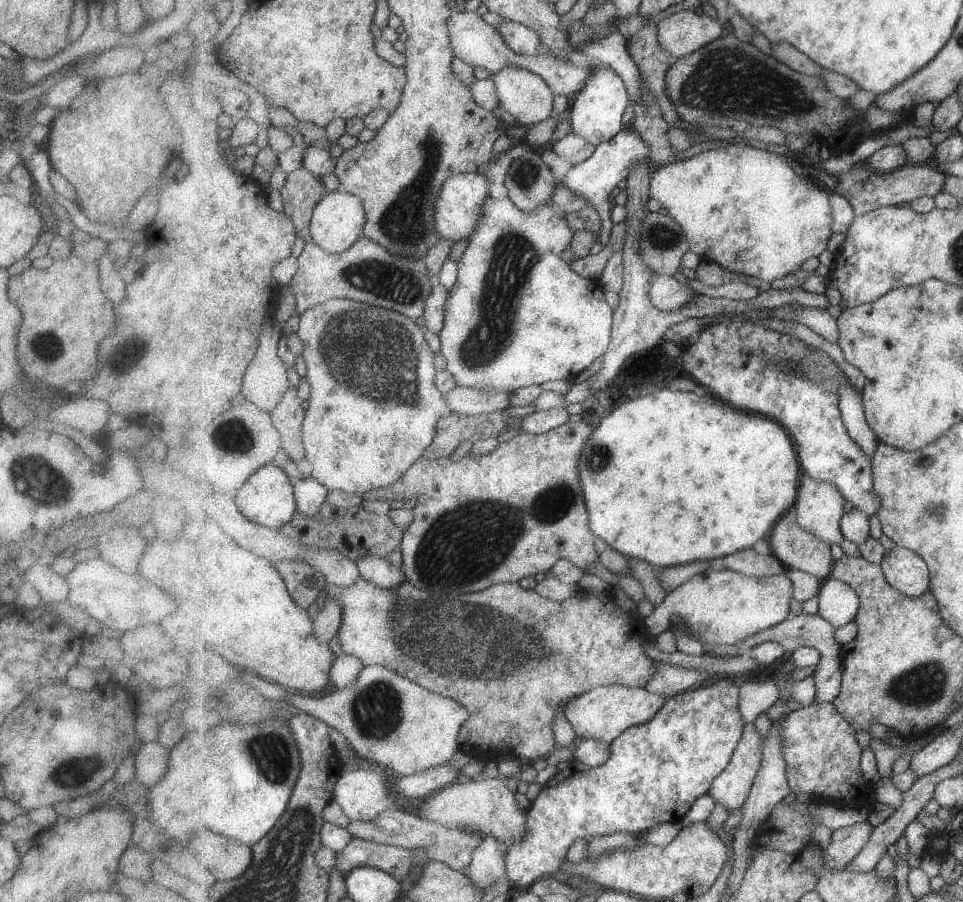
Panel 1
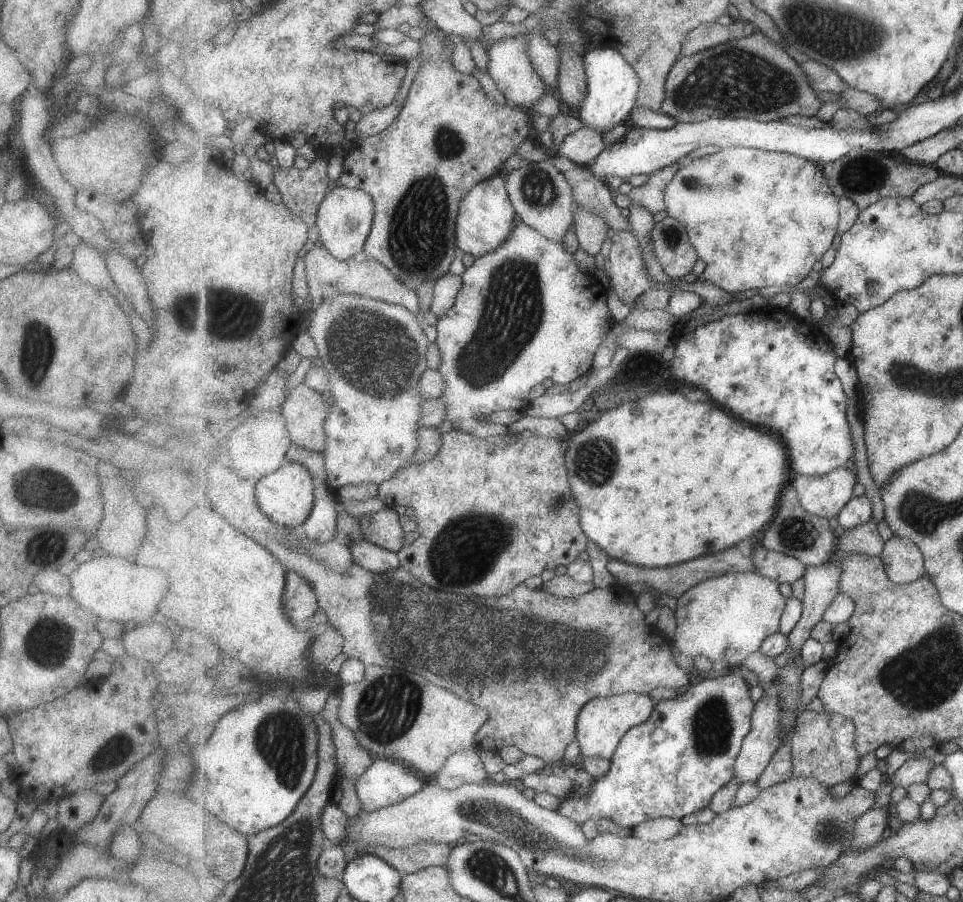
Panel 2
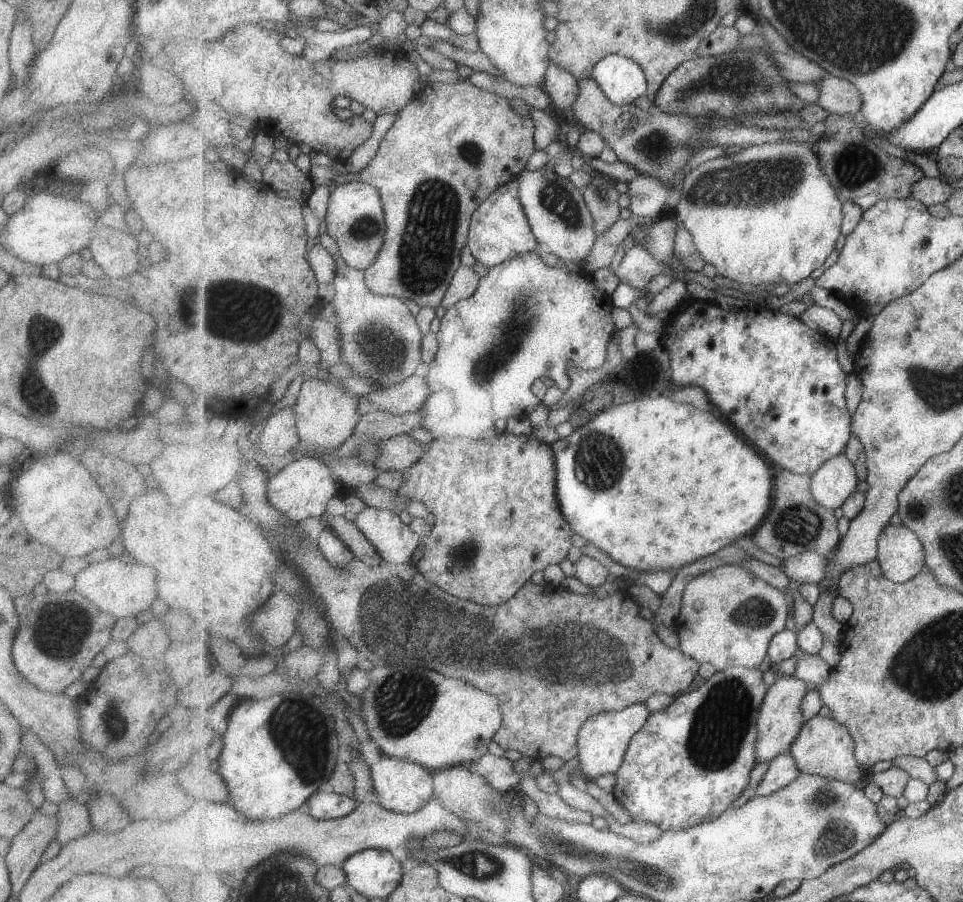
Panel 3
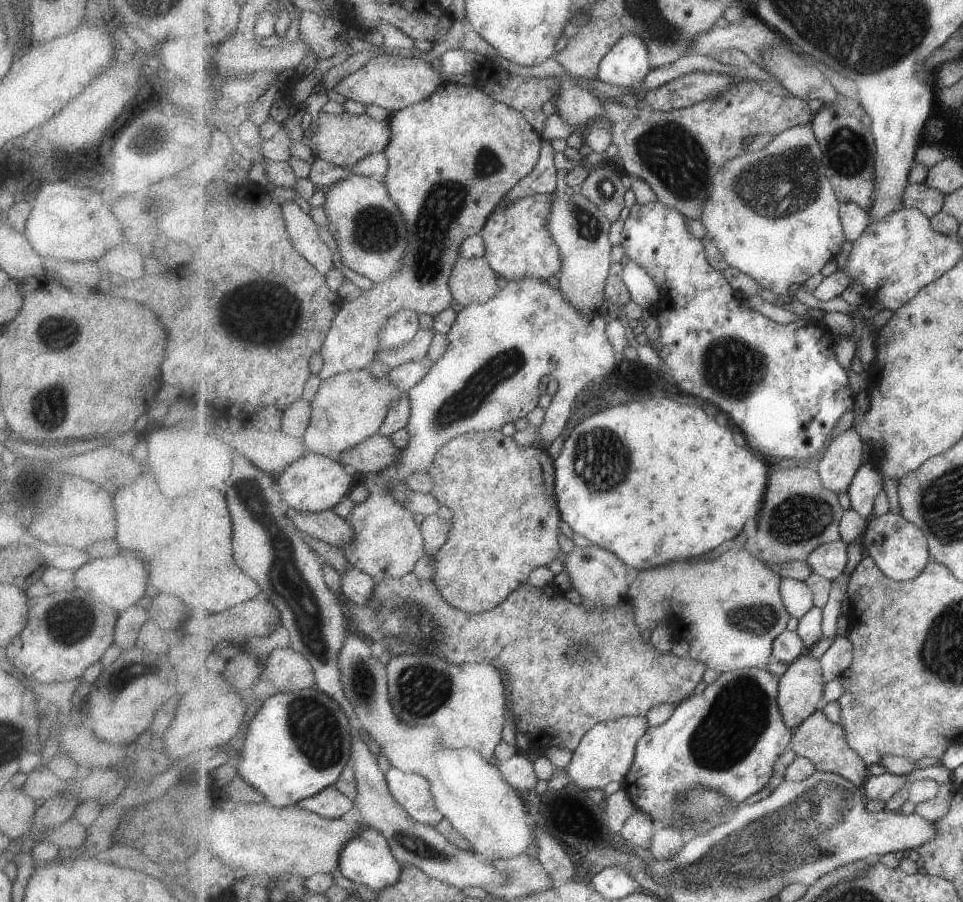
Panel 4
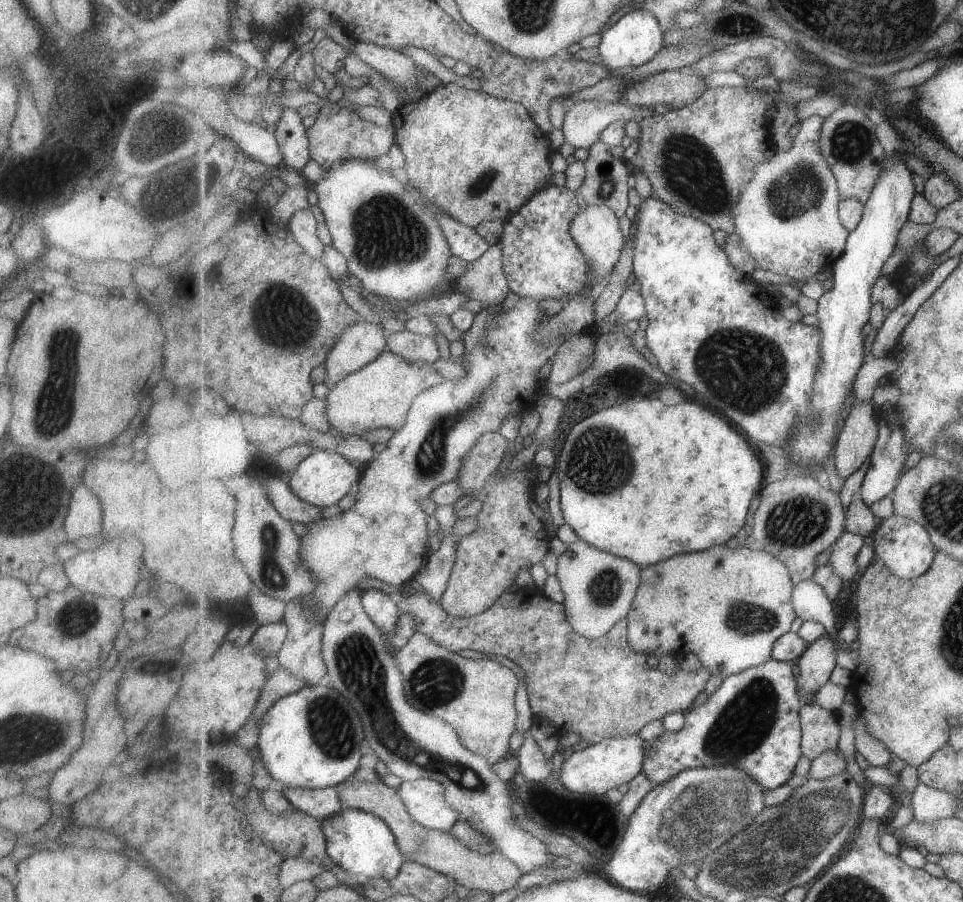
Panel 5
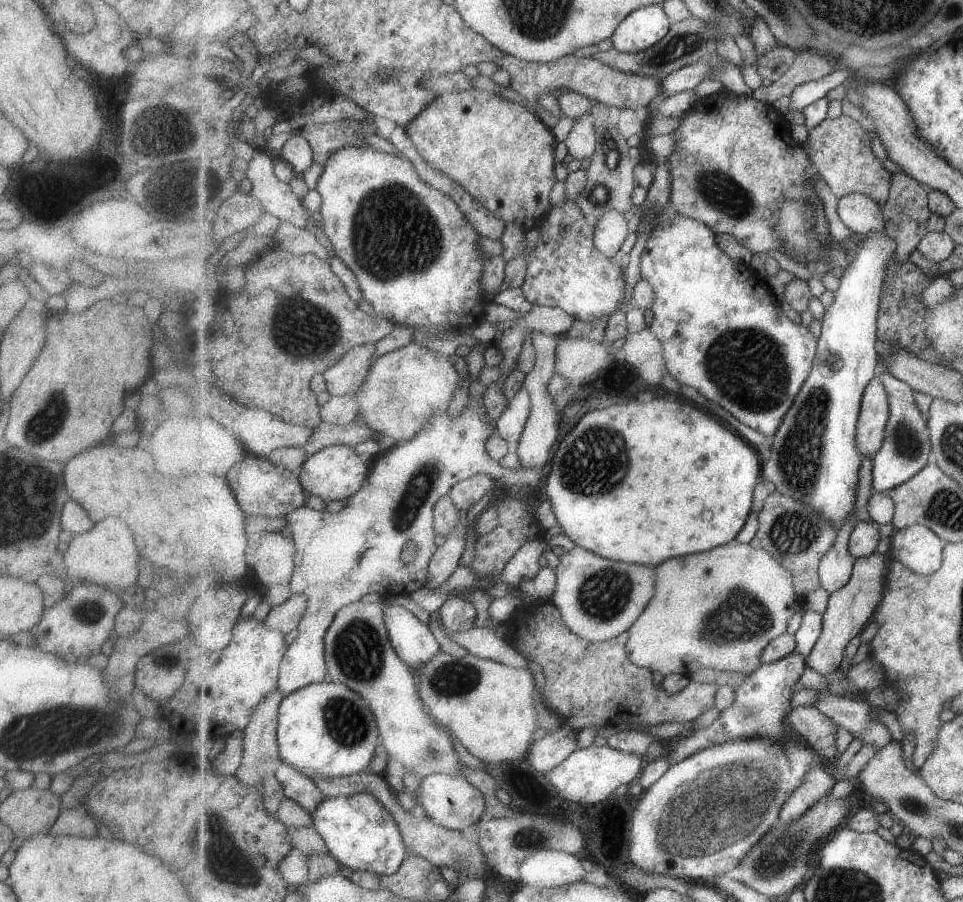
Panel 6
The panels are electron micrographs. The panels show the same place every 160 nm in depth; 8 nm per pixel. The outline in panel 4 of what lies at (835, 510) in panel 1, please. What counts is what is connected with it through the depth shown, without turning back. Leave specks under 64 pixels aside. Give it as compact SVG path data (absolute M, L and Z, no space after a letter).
M853 428L837 436L828 446L817 470L824 485L833 492L848 492L850 484L863 466L862 436Z

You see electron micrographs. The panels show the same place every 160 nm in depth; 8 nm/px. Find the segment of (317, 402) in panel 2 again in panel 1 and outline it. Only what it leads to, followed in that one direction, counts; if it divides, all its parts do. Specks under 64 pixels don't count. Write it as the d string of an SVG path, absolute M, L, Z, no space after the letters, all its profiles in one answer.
M289 387L283 400L271 412L272 421L283 437L282 448L295 463L306 458L302 431L306 410L297 387Z

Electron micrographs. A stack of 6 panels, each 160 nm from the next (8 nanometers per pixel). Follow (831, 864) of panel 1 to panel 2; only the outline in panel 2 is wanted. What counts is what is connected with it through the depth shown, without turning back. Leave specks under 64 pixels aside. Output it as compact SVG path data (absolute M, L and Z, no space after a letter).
M888 806L873 808L861 816L855 824L854 838L851 840L851 850L867 850L877 846L888 835Z

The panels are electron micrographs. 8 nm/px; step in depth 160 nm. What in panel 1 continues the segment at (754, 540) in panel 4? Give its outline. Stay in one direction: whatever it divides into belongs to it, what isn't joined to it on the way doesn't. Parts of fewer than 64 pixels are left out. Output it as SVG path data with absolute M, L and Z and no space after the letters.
M795 506L789 512L783 514L776 526L773 527L770 544L770 551L775 553L775 556L780 558L788 569L796 568L824 581L831 576L835 561L833 554L831 554L830 544L798 523L798 510Z

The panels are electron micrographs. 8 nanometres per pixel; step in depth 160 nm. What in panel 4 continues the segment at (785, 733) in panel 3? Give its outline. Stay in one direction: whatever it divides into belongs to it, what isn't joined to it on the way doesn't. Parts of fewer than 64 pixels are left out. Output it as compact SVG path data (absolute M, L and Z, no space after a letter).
M806 651L780 678L778 701L785 722L794 730L817 711L826 680L821 660Z

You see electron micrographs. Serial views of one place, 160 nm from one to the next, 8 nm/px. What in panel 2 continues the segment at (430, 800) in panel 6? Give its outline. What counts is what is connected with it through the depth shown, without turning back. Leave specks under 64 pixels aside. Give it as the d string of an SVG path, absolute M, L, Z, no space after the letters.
M379 759L355 781L357 797L365 812L401 804L425 787L417 771L395 760Z

